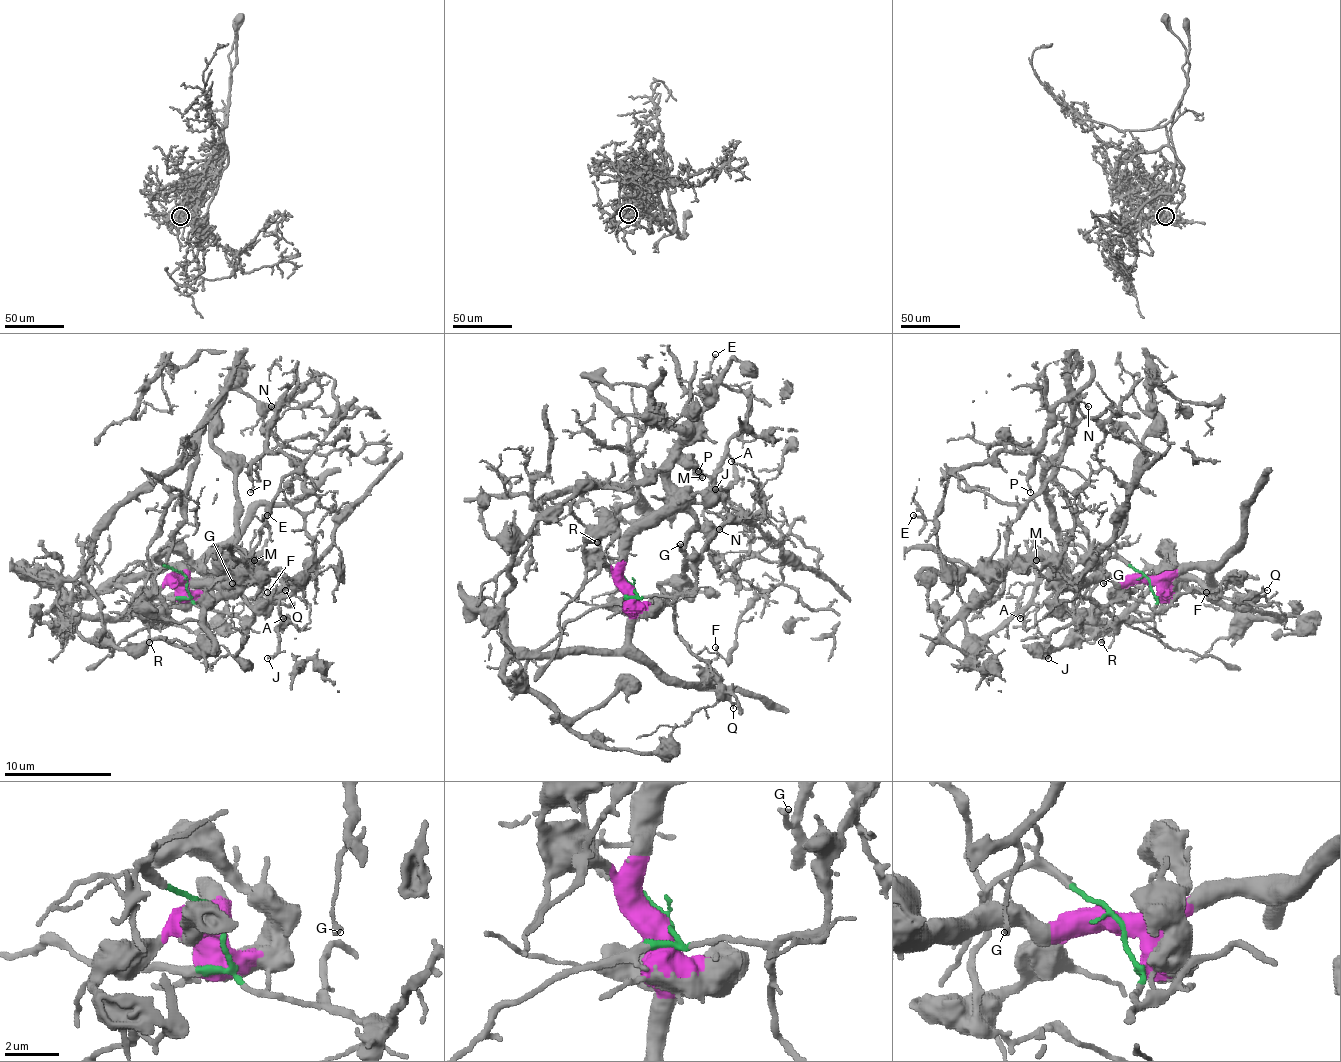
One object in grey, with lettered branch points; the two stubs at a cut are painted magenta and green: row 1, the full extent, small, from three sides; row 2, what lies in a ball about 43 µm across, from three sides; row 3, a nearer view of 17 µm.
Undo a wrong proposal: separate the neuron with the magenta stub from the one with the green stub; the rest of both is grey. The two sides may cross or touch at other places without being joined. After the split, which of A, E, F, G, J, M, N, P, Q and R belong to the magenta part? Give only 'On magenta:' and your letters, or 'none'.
On magenta: E, G, M, N, P, R

